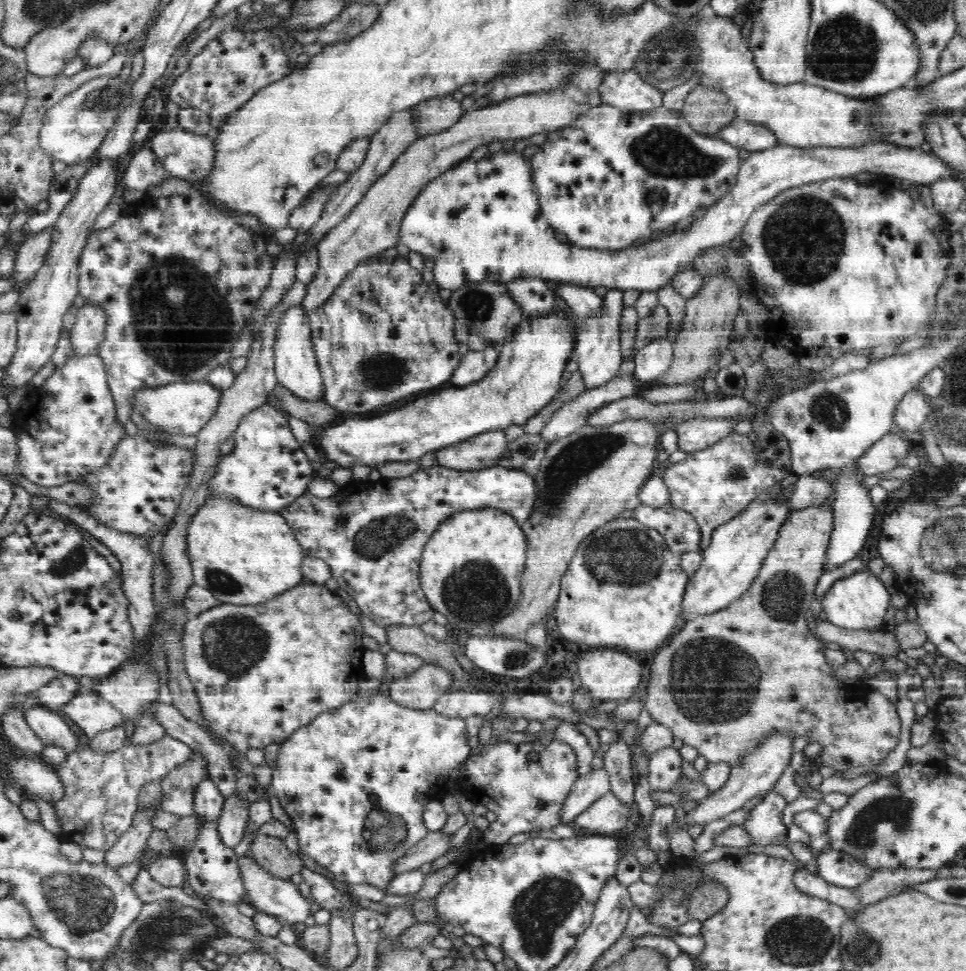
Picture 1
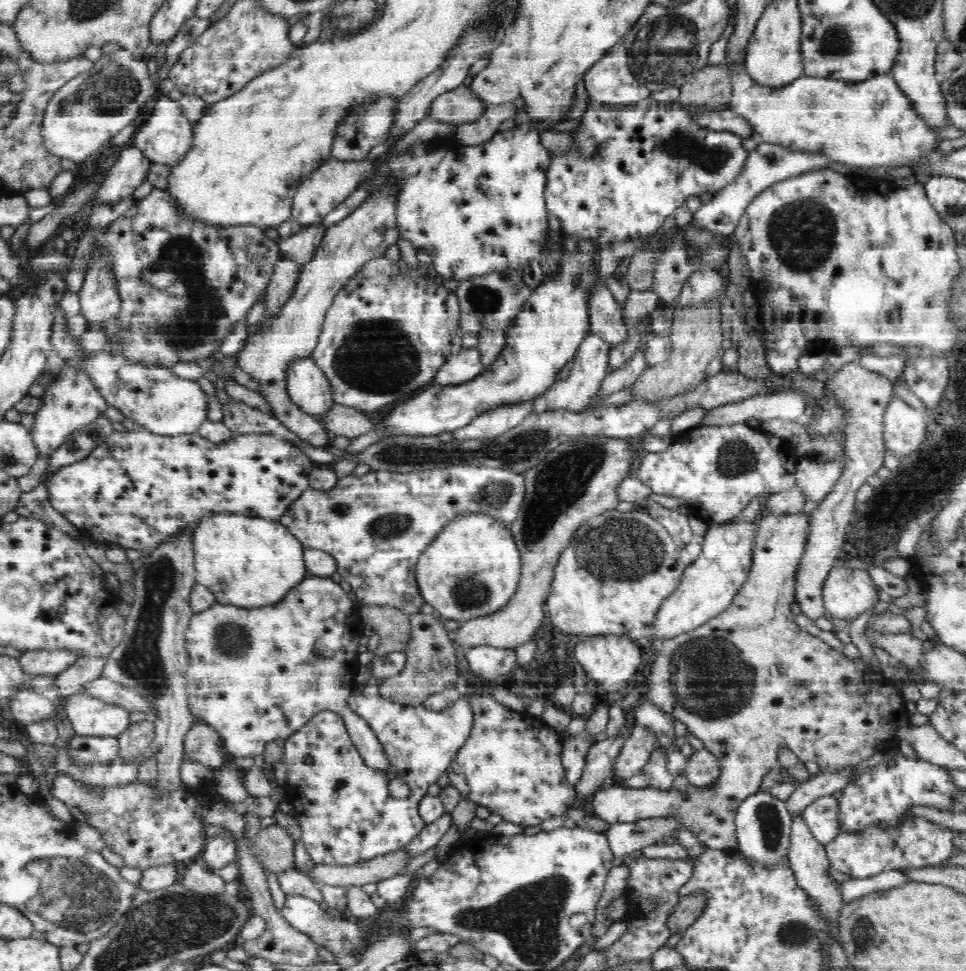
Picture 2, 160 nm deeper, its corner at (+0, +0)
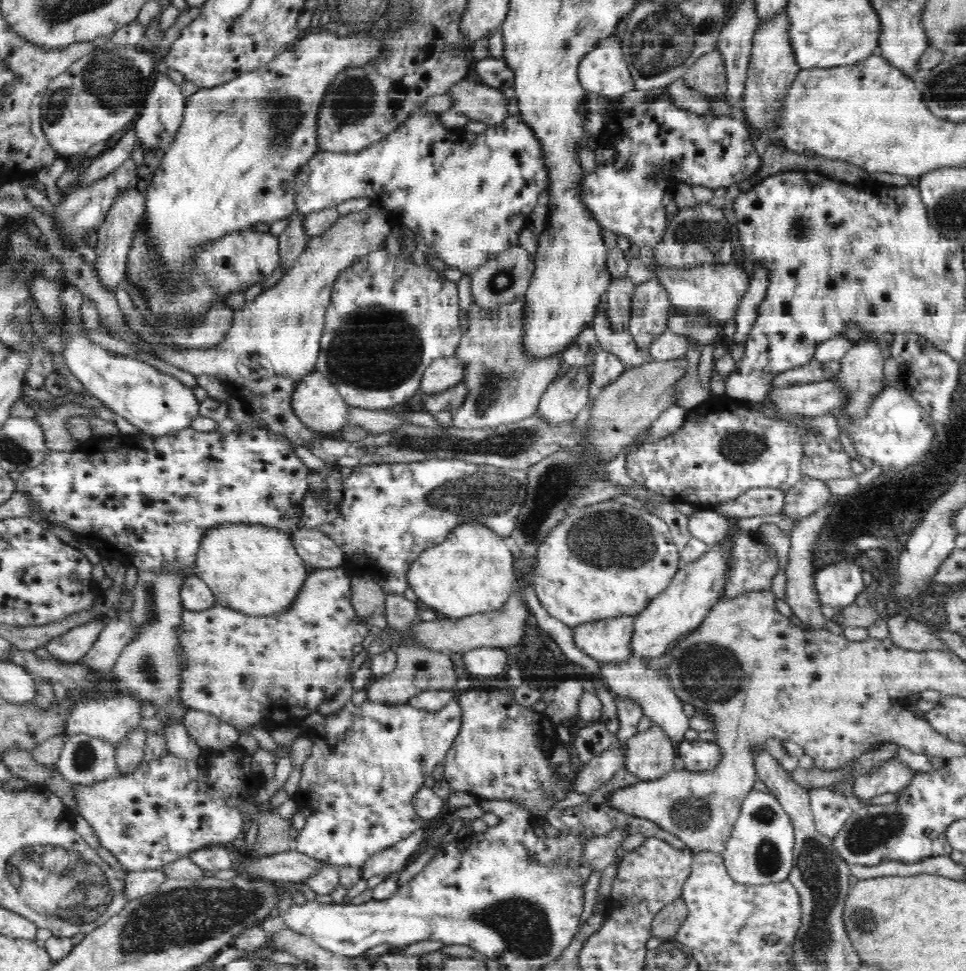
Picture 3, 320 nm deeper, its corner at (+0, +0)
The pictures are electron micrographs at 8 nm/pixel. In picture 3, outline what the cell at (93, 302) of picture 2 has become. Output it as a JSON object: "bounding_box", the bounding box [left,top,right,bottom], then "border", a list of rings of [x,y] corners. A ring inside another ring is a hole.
{"bounding_box":[94,187,145,296],"border":[[[137,187],[118,197],[109,215],[106,216],[105,222],[95,230],[98,238],[94,248],[96,253],[95,272],[98,274],[101,284],[109,292],[114,293],[114,296],[117,287],[123,286],[122,281],[126,276],[126,255],[130,252],[131,236],[135,231],[136,221],[145,212],[145,197]]]}

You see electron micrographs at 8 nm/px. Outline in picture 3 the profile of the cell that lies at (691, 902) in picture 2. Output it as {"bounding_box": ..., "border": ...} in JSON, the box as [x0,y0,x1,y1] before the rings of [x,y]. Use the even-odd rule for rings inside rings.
{"bounding_box":[652,899,689,941],"border":[[[684,899],[675,900],[665,907],[653,920],[652,935],[662,941],[675,940],[678,929],[683,925],[689,913]]]}

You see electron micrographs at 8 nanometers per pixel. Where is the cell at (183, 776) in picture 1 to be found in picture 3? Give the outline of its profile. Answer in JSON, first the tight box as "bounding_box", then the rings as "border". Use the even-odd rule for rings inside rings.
{"bounding_box":[182,709,240,752],"border":[[[188,709],[182,719],[188,735],[201,749],[222,752],[237,746],[240,731],[214,714]]]}

